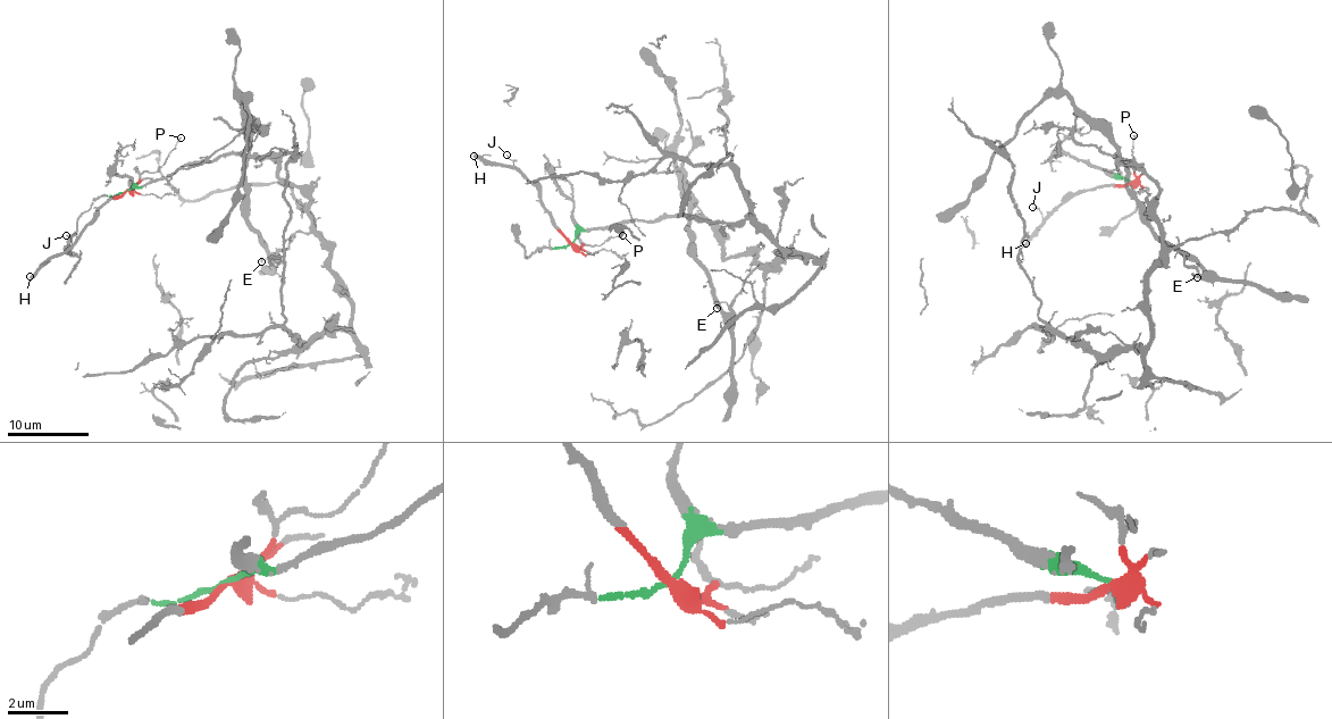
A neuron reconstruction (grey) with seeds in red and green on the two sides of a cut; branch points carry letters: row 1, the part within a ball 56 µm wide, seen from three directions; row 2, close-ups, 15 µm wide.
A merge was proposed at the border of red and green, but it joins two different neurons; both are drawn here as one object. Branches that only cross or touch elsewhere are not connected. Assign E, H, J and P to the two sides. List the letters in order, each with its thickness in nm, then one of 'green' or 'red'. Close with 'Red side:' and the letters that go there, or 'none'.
E: 130 nm thick; green
H: 400 nm thick; red
J: 70 nm thick; red
P: 110 nm thick; red
Red side: H, J, P

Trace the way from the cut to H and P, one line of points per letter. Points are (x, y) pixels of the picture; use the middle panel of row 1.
H: (570, 243), (556, 227), (542, 201), (542, 193), (513, 167), (489, 165), (472, 157)
P: (570, 243), (578, 247), (597, 245), (621, 234)

